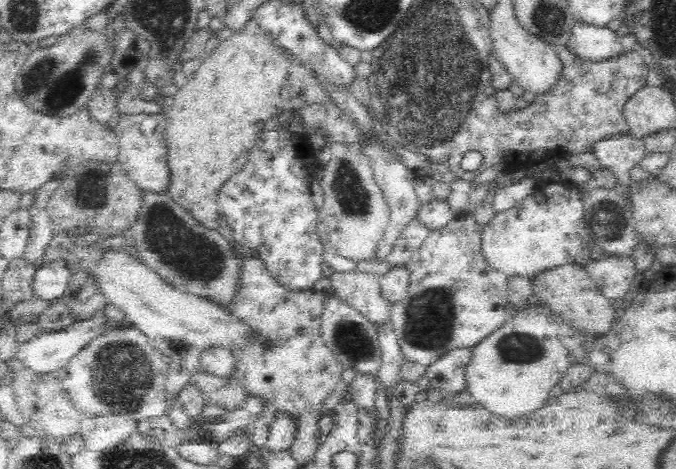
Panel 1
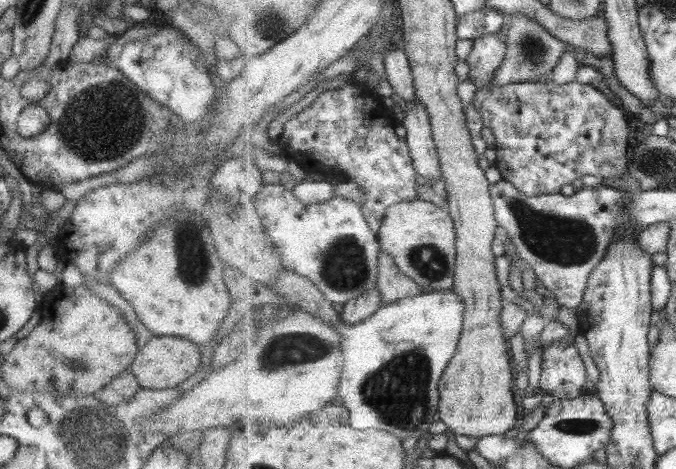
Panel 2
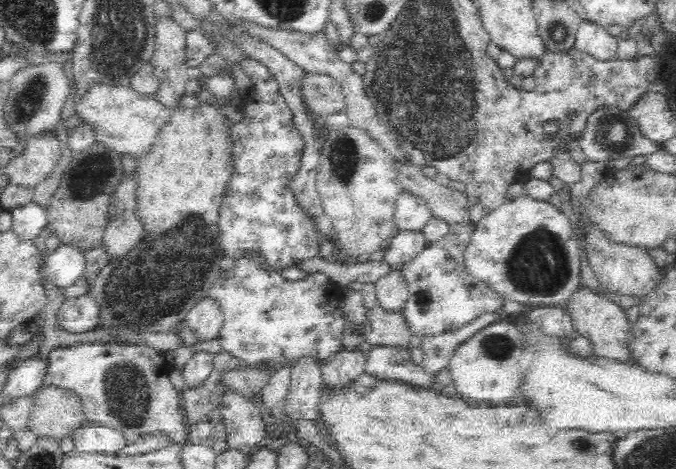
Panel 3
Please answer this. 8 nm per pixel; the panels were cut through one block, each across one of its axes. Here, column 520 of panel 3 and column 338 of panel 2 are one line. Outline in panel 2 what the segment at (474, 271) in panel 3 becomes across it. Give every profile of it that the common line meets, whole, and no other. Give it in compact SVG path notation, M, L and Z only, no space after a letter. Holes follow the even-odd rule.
M265 184L258 192L253 205L262 218L266 231L271 235L286 269L311 280L330 303L344 306L348 301L378 288L379 254L382 244L379 243L378 233L371 228L359 204L334 195L331 200L307 205L286 186Z

